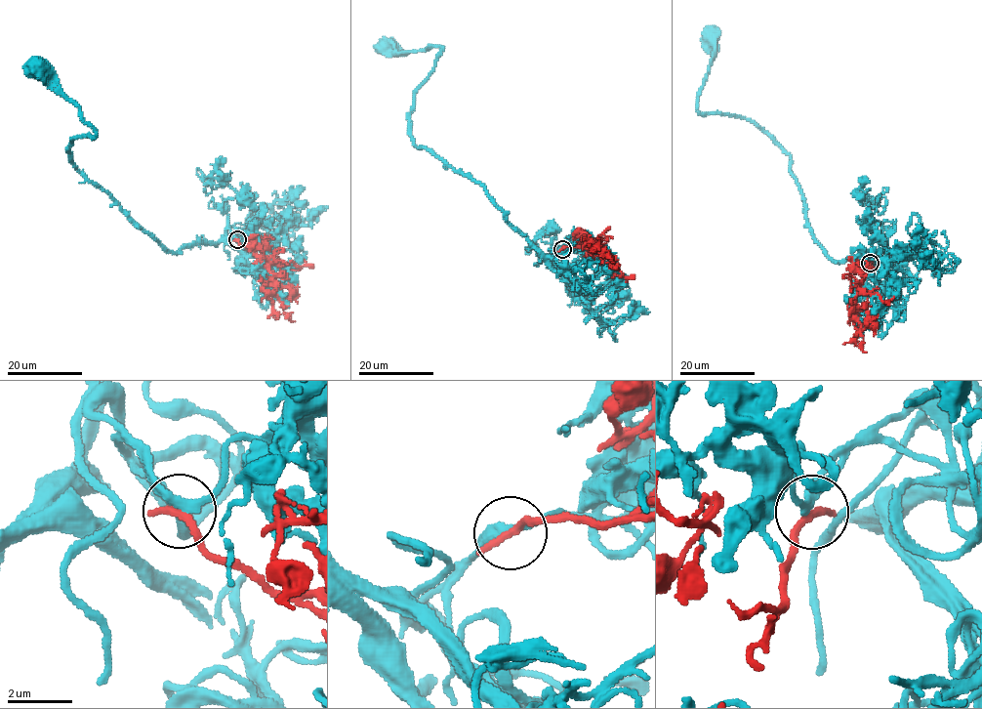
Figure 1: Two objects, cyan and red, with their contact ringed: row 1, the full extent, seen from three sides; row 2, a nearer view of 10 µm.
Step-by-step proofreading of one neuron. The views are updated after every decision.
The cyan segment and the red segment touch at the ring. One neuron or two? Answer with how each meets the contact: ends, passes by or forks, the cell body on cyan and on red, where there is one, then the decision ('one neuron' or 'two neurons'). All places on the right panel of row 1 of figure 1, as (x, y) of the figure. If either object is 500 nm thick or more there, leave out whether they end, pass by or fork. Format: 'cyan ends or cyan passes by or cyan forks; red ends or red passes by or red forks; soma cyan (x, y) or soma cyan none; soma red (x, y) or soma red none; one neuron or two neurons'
cyan passes by; red ends; soma cyan (711, 34); soma red none; two neurons

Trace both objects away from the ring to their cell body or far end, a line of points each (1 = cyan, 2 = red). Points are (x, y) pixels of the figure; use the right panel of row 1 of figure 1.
1: (870, 263), (889, 251), (876, 263), (838, 261), (813, 238), (792, 159), (767, 135), (697, 109), (714, 37)
2: (870, 263), (858, 284), (851, 275), (843, 275), (860, 290), (851, 316), (859, 324), (861, 349), (867, 353)

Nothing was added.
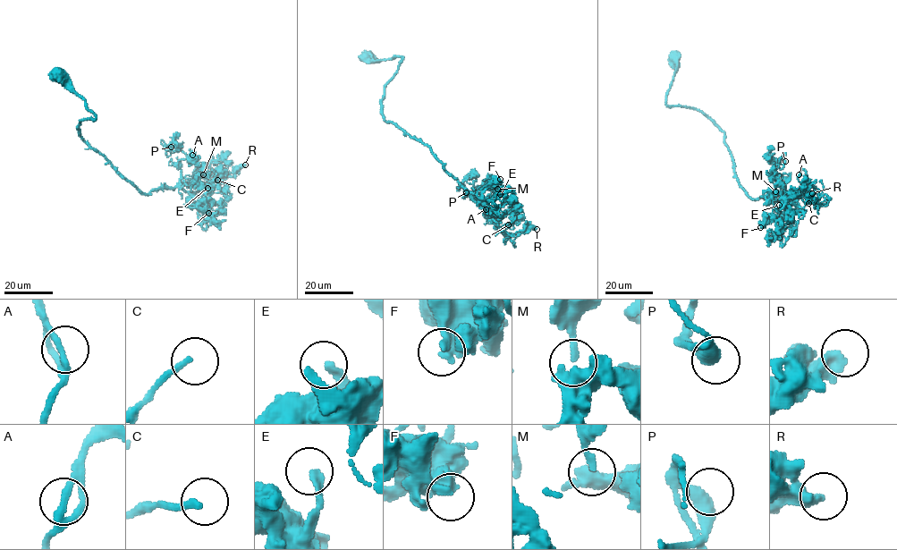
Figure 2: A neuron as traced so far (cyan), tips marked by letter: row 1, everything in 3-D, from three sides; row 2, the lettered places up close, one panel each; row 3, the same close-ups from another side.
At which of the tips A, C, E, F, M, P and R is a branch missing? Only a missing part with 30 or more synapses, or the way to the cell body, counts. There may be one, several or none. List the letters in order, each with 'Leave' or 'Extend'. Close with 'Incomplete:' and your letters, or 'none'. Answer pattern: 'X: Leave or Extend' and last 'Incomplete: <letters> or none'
A: Extend
C: Extend
E: Leave
F: Leave
M: Leave
P: Leave
R: Leave
Incomplete: A, C

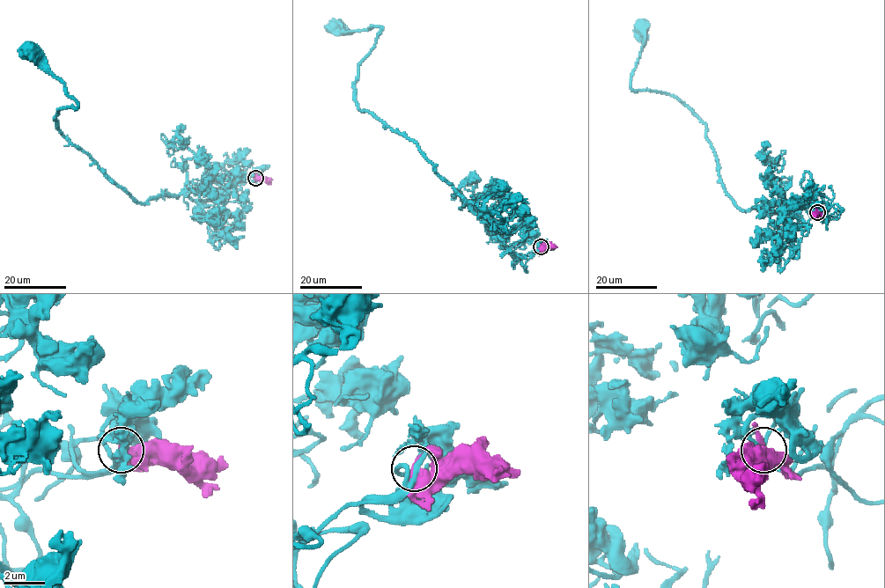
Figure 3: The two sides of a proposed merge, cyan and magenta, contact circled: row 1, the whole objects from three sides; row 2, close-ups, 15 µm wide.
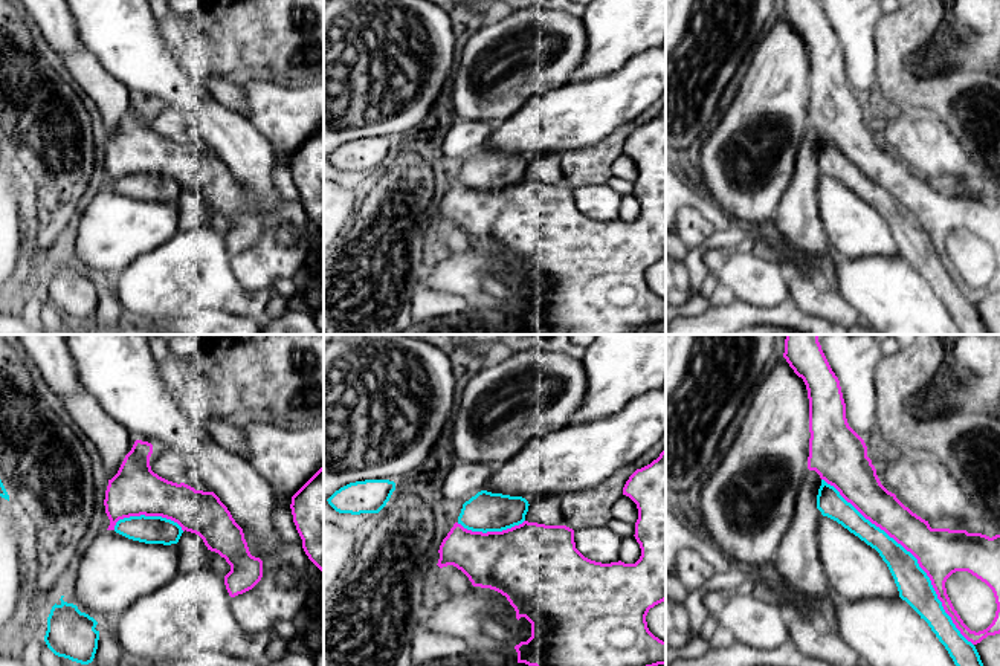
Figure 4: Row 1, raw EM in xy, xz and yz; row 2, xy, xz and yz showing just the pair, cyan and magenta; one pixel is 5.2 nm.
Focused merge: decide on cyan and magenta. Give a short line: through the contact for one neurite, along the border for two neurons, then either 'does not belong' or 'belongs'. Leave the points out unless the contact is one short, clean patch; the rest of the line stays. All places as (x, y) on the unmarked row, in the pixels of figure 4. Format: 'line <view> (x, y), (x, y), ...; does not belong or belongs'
belongs

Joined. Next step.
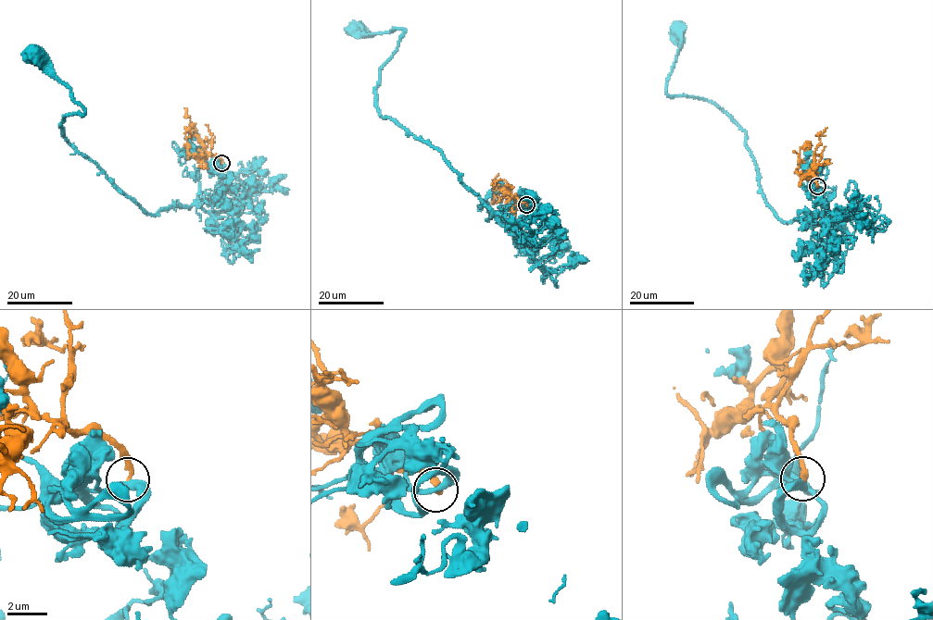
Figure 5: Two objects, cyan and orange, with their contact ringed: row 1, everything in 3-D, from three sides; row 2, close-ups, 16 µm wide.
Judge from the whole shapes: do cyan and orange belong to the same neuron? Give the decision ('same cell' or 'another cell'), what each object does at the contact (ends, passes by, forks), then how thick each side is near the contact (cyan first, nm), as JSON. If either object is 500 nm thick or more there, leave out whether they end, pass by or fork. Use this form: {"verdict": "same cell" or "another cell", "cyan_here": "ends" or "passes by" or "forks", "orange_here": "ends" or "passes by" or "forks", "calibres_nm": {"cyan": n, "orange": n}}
{"verdict": "another cell", "cyan_here": "passes by", "orange_here": "ends", "calibres_nm": {"cyan": 320, "orange": 240}}

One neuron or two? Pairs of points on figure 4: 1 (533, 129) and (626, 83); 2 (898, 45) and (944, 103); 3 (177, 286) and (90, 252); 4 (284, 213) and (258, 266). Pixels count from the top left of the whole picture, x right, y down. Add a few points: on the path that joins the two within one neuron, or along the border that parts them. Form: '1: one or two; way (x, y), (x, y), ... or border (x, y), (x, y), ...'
1: one; way (556, 121), (580, 115), (603, 104)
2: one; way (898, 61), (898, 66), (921, 89), (927, 90)
3: two; border (159, 246), (136, 257), (113, 280)
4: one; way (270, 222), (267, 225), (267, 252)

